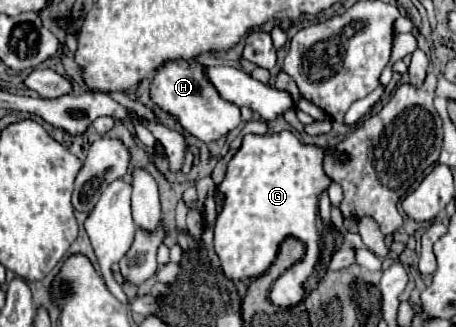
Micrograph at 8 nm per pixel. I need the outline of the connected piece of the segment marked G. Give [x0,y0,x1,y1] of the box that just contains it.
[218,131,332,307]

